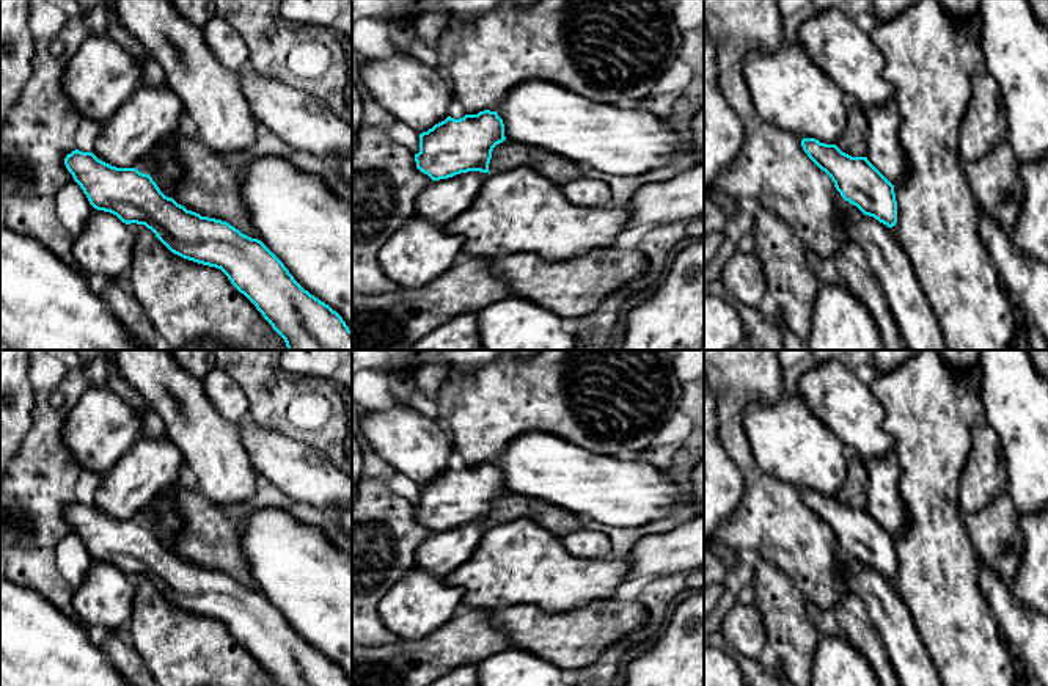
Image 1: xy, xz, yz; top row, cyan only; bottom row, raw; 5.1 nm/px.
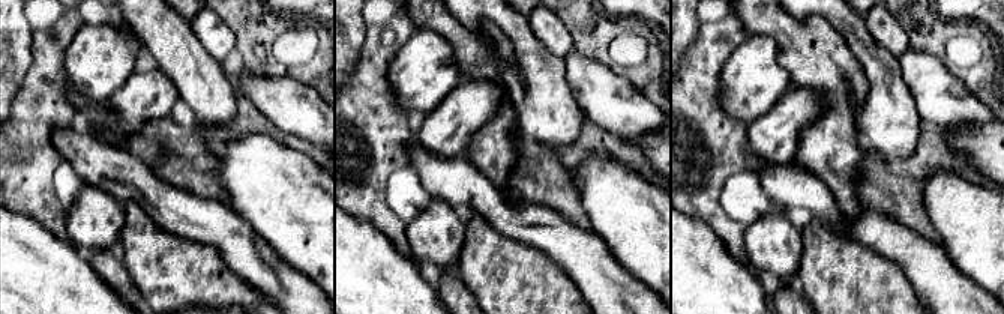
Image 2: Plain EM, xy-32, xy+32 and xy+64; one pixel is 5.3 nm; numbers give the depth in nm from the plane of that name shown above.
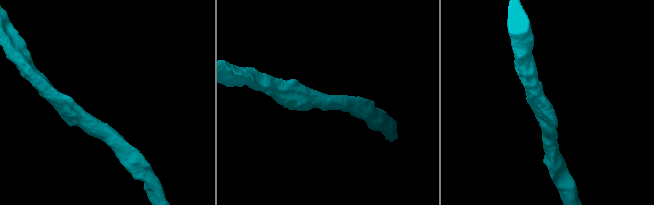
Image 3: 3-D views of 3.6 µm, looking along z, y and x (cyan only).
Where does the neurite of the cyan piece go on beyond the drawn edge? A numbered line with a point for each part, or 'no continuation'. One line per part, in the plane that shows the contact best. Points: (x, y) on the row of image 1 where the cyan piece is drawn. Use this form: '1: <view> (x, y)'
1: xy (299, 218)

